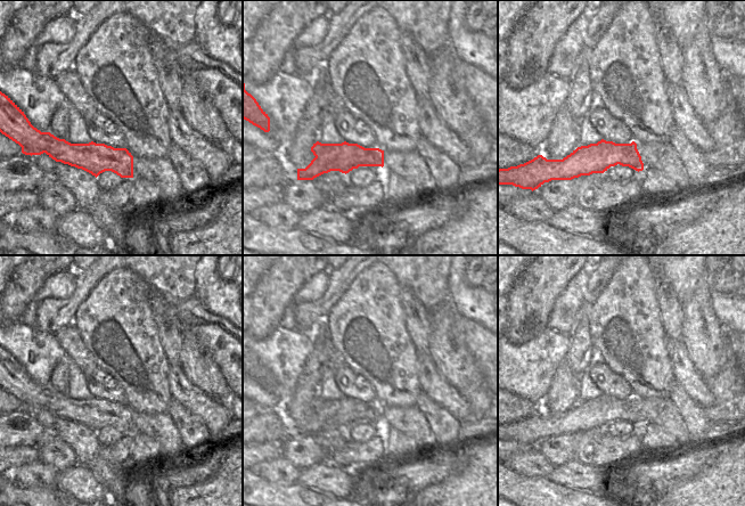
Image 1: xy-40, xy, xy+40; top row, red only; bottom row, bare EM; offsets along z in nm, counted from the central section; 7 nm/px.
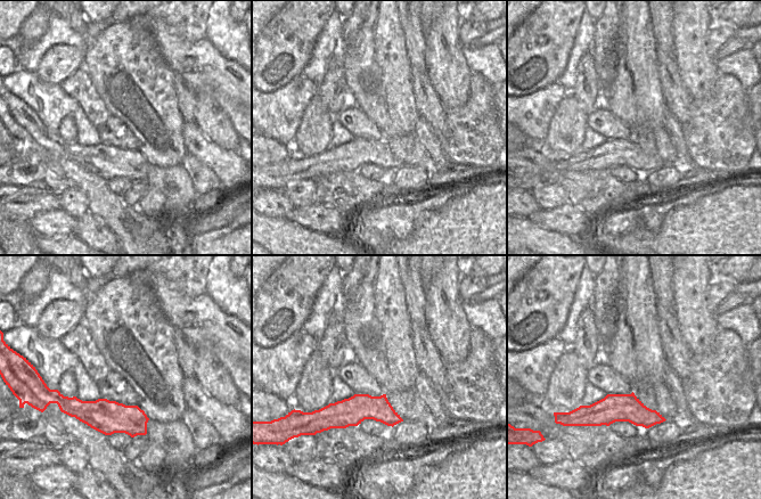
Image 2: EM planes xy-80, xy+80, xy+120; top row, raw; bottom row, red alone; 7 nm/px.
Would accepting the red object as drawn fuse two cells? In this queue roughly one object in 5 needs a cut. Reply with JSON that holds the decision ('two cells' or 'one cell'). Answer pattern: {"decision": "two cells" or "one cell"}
{"decision": "two cells"}

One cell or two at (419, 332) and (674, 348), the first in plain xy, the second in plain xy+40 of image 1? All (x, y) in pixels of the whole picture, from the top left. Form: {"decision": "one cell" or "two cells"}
{"decision": "two cells"}

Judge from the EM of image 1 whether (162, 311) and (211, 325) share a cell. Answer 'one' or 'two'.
two

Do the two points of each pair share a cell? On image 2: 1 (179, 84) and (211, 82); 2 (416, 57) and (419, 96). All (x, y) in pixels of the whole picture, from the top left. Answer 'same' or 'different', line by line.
1: different
2: different

